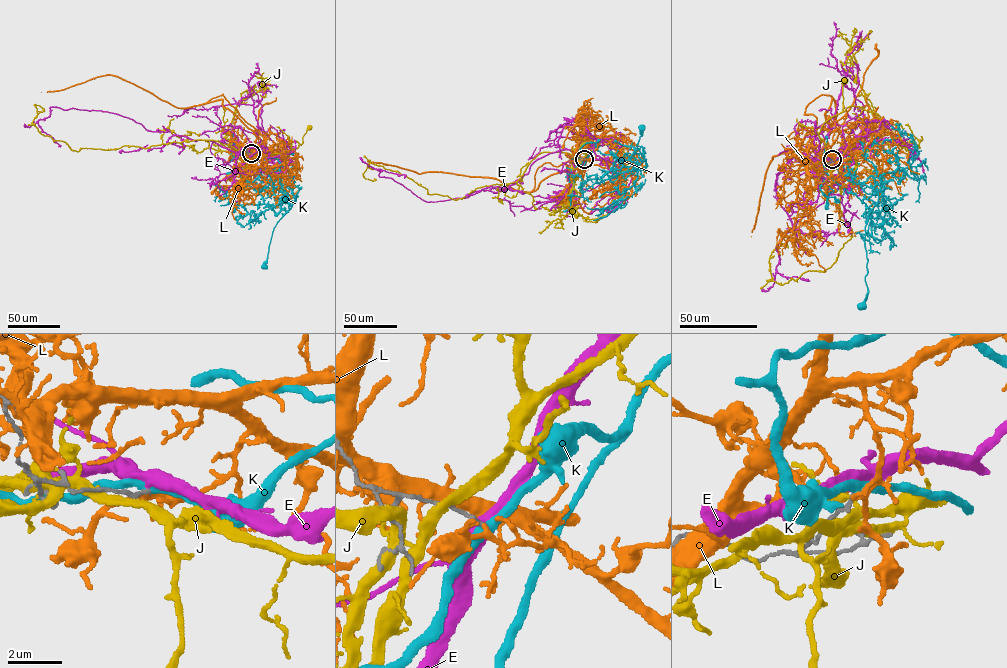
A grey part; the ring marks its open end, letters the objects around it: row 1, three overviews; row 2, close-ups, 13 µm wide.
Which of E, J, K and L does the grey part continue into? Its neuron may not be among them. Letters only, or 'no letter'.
E

